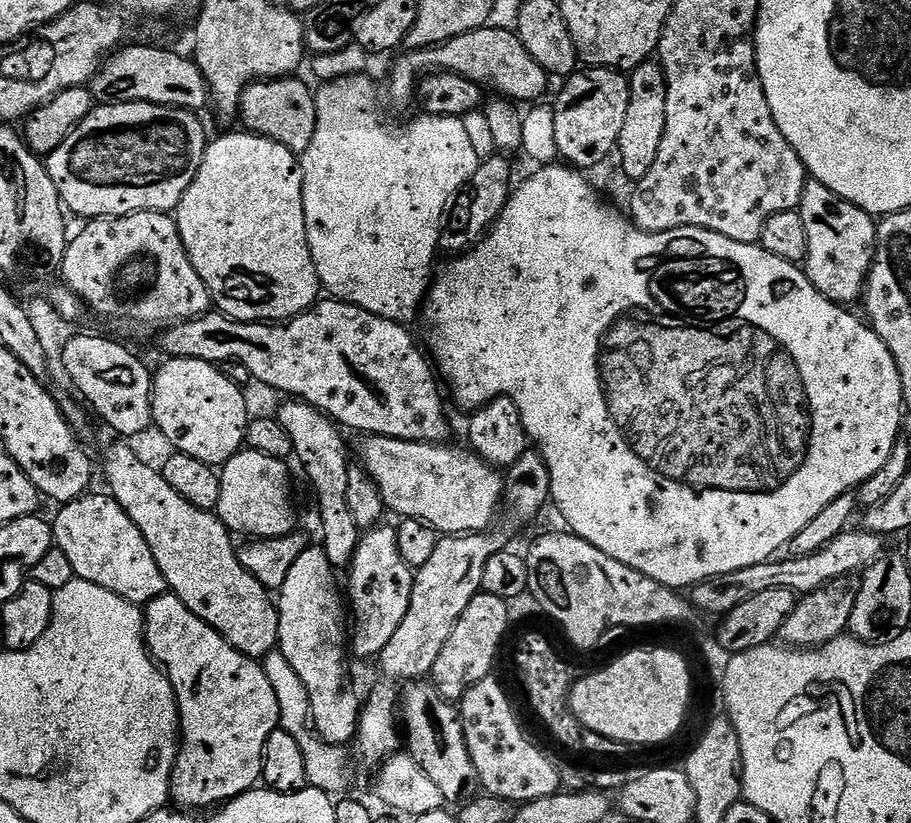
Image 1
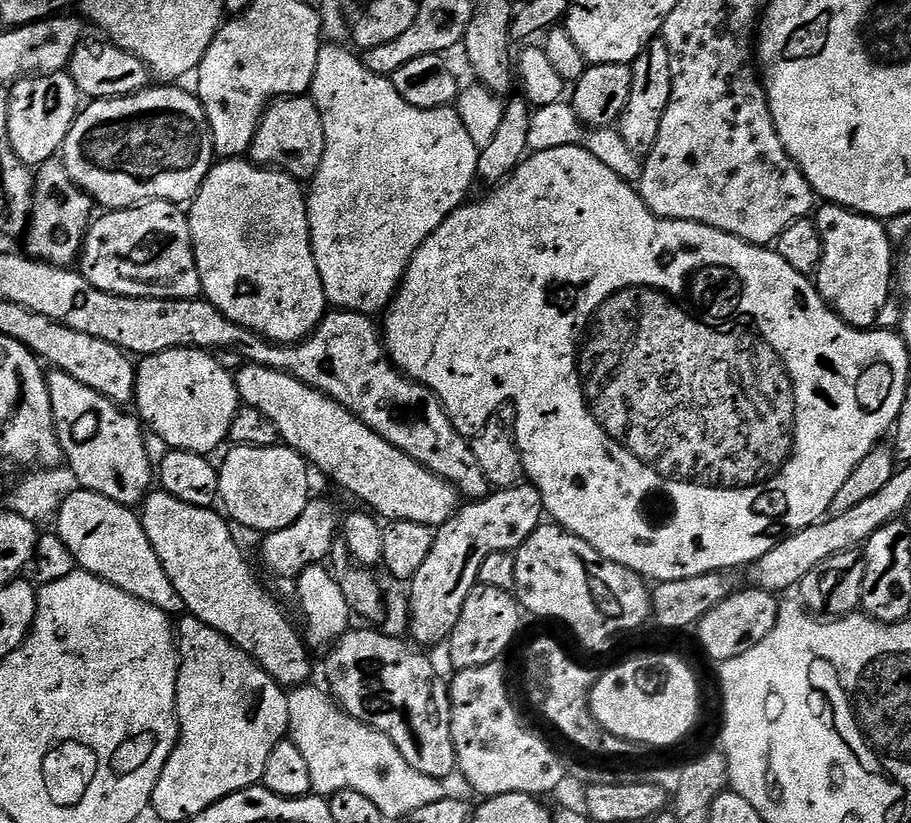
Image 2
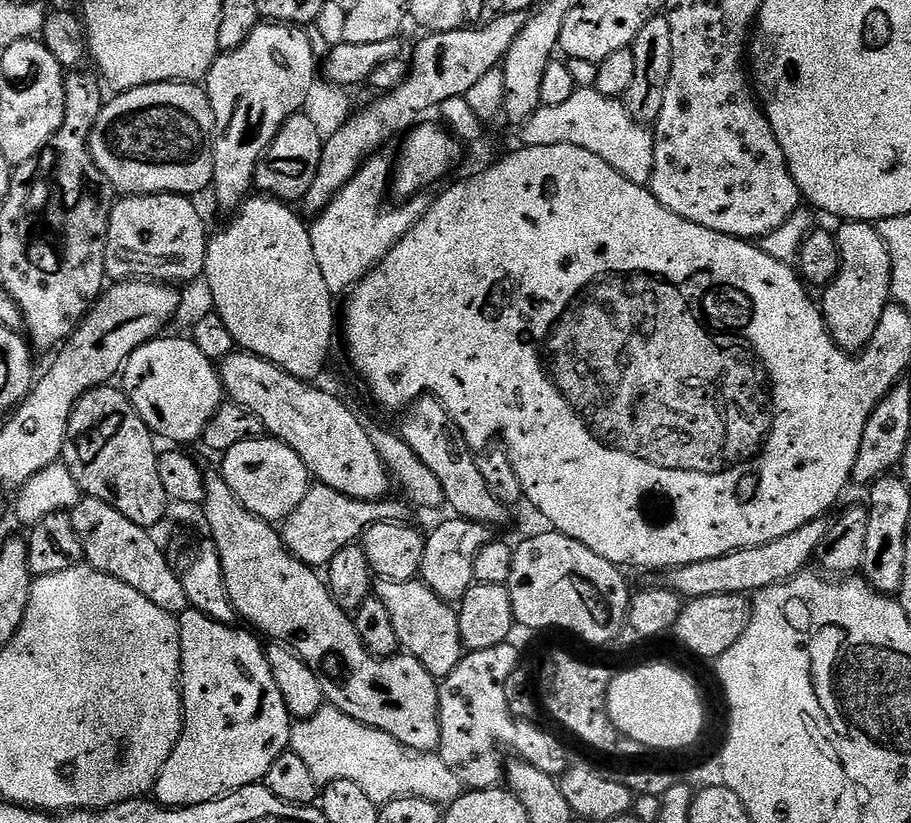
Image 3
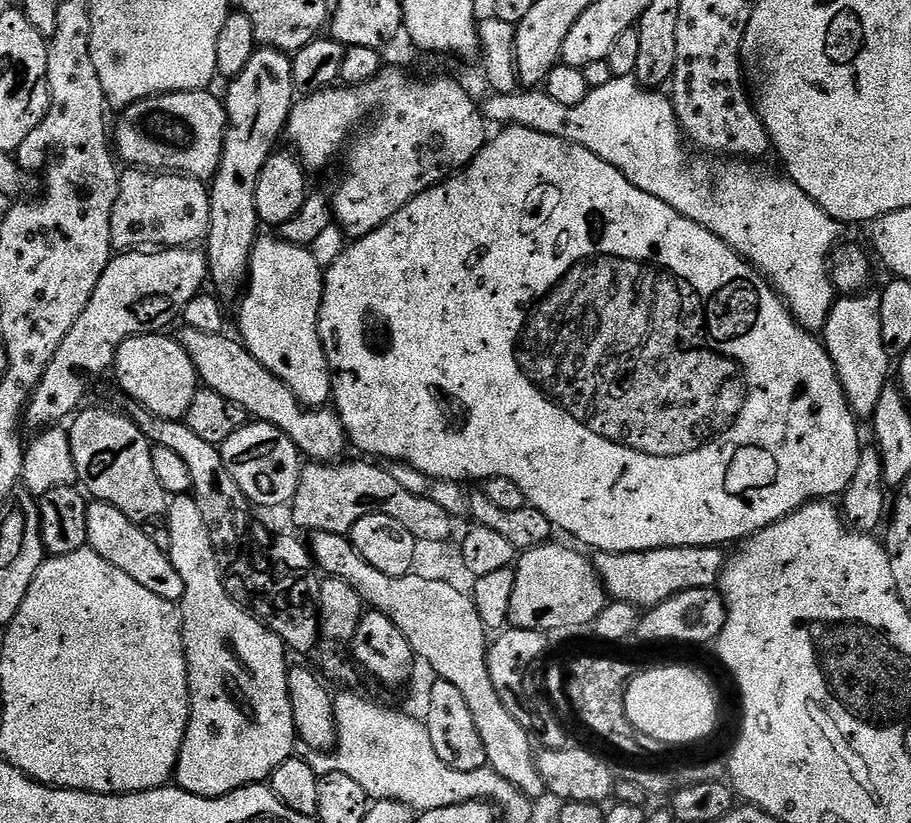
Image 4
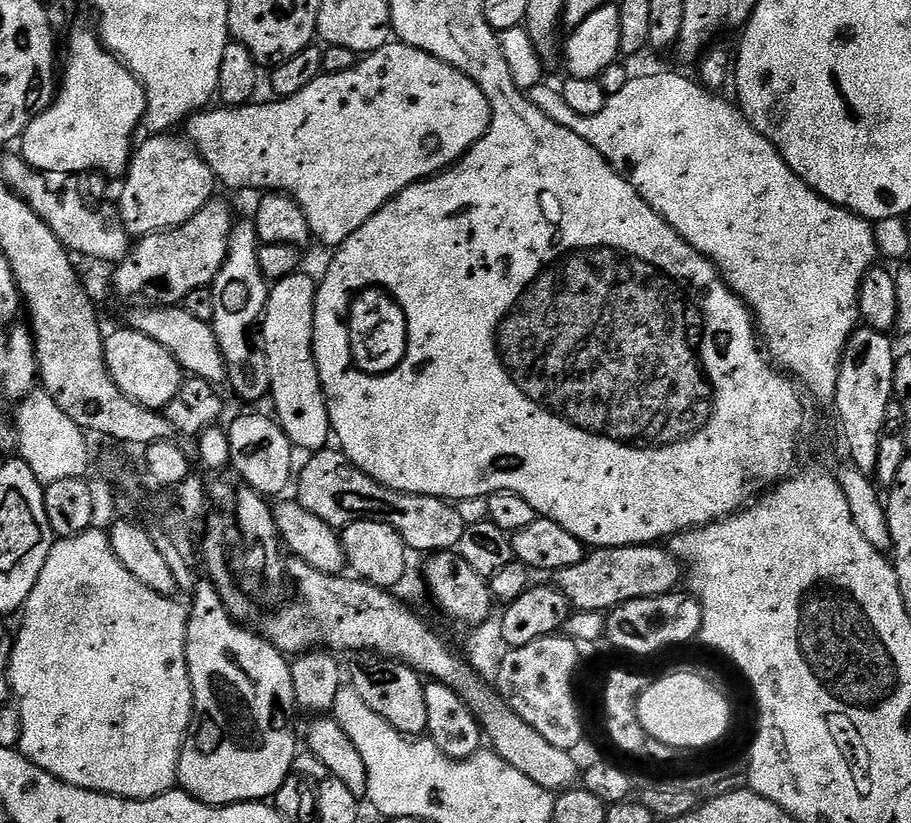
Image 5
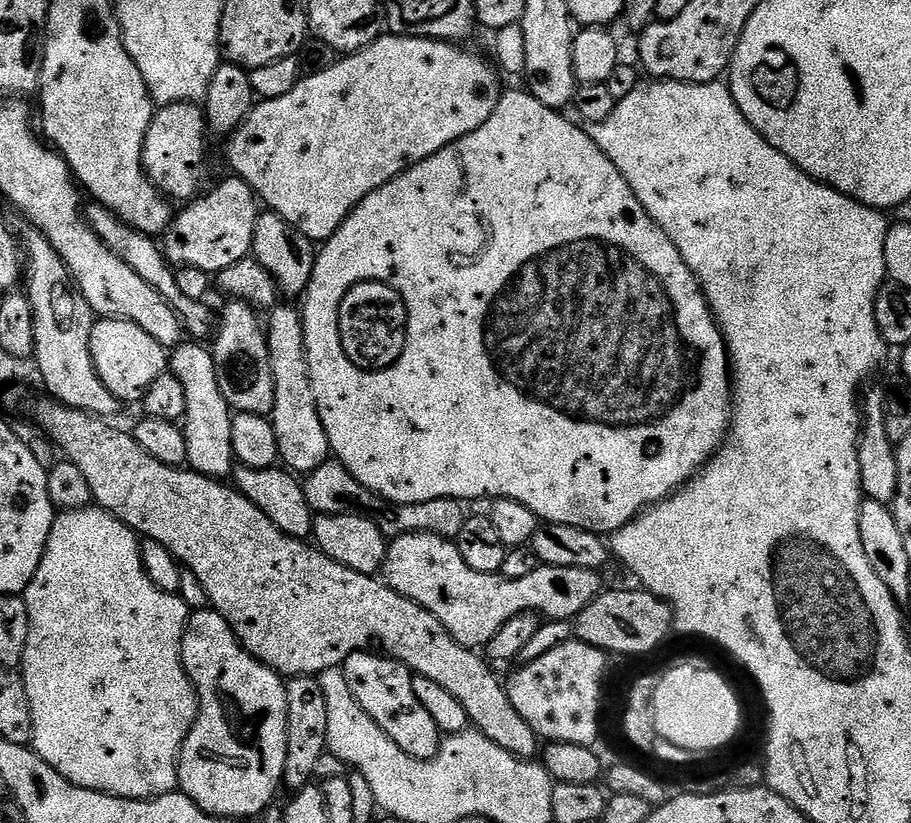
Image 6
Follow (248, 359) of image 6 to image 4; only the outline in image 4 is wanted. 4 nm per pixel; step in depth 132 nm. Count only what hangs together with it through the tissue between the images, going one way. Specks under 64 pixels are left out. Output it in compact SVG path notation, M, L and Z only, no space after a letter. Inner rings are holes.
M257 47L250 62L246 62L246 70L231 77L229 84L232 85L228 93L222 96L224 108L228 111L224 153L216 175L210 181L208 194L210 230L206 237L206 255L210 284L217 288L215 291L225 301L235 301L246 287L248 264L262 228L254 190L258 190L262 166L266 166L268 157L277 151L279 144L276 143L285 135L292 106L298 96L292 81L292 56L276 48Z

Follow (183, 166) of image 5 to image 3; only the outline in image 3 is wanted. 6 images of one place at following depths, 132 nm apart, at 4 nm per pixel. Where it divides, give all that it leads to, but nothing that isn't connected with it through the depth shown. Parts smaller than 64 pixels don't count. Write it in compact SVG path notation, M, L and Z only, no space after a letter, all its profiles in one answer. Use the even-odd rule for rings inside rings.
M163 192L160 196L124 196L112 205L108 219L108 245L104 255L104 271L113 281L151 280L153 282L176 282L203 277L204 263L208 257L210 231L204 225L198 209L186 196L174 196Z

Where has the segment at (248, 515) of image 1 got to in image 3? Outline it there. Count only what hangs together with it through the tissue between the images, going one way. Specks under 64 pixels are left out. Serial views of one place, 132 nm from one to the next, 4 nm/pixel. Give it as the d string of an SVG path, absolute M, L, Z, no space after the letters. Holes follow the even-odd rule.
M278 439L238 442L238 446L230 446L230 450L223 453L222 460L222 475L230 490L234 490L242 506L246 506L246 510L250 510L258 518L269 522L283 522L296 509L298 502L306 498L310 487L306 466L289 444L283 444Z

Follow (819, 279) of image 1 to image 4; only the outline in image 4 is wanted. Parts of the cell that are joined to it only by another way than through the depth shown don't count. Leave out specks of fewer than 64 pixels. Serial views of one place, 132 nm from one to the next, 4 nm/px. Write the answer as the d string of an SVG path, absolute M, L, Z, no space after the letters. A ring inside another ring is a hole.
M879 295L846 296L833 303L822 333L822 343L834 362L852 415L870 418L878 410L878 398L890 383L890 353L884 344L884 317Z

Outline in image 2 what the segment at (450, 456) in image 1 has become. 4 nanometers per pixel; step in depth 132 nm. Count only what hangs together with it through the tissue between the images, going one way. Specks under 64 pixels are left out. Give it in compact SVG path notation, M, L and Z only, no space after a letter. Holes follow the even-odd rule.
M245 363L244 367L235 373L234 379L241 401L249 408L262 410L262 414L266 414L266 418L270 418L270 422L278 426L278 434L287 447L304 457L315 471L317 468L322 475L329 476L338 487L345 488L352 496L357 496L364 503L361 505L367 506L377 517L388 522L418 522L435 530L456 513L458 493L451 484L447 484L442 478L414 462L414 458L410 458L405 452L374 434L370 426L363 424L337 400L331 400L325 392L319 392L317 388L303 384L290 374L257 364Z

